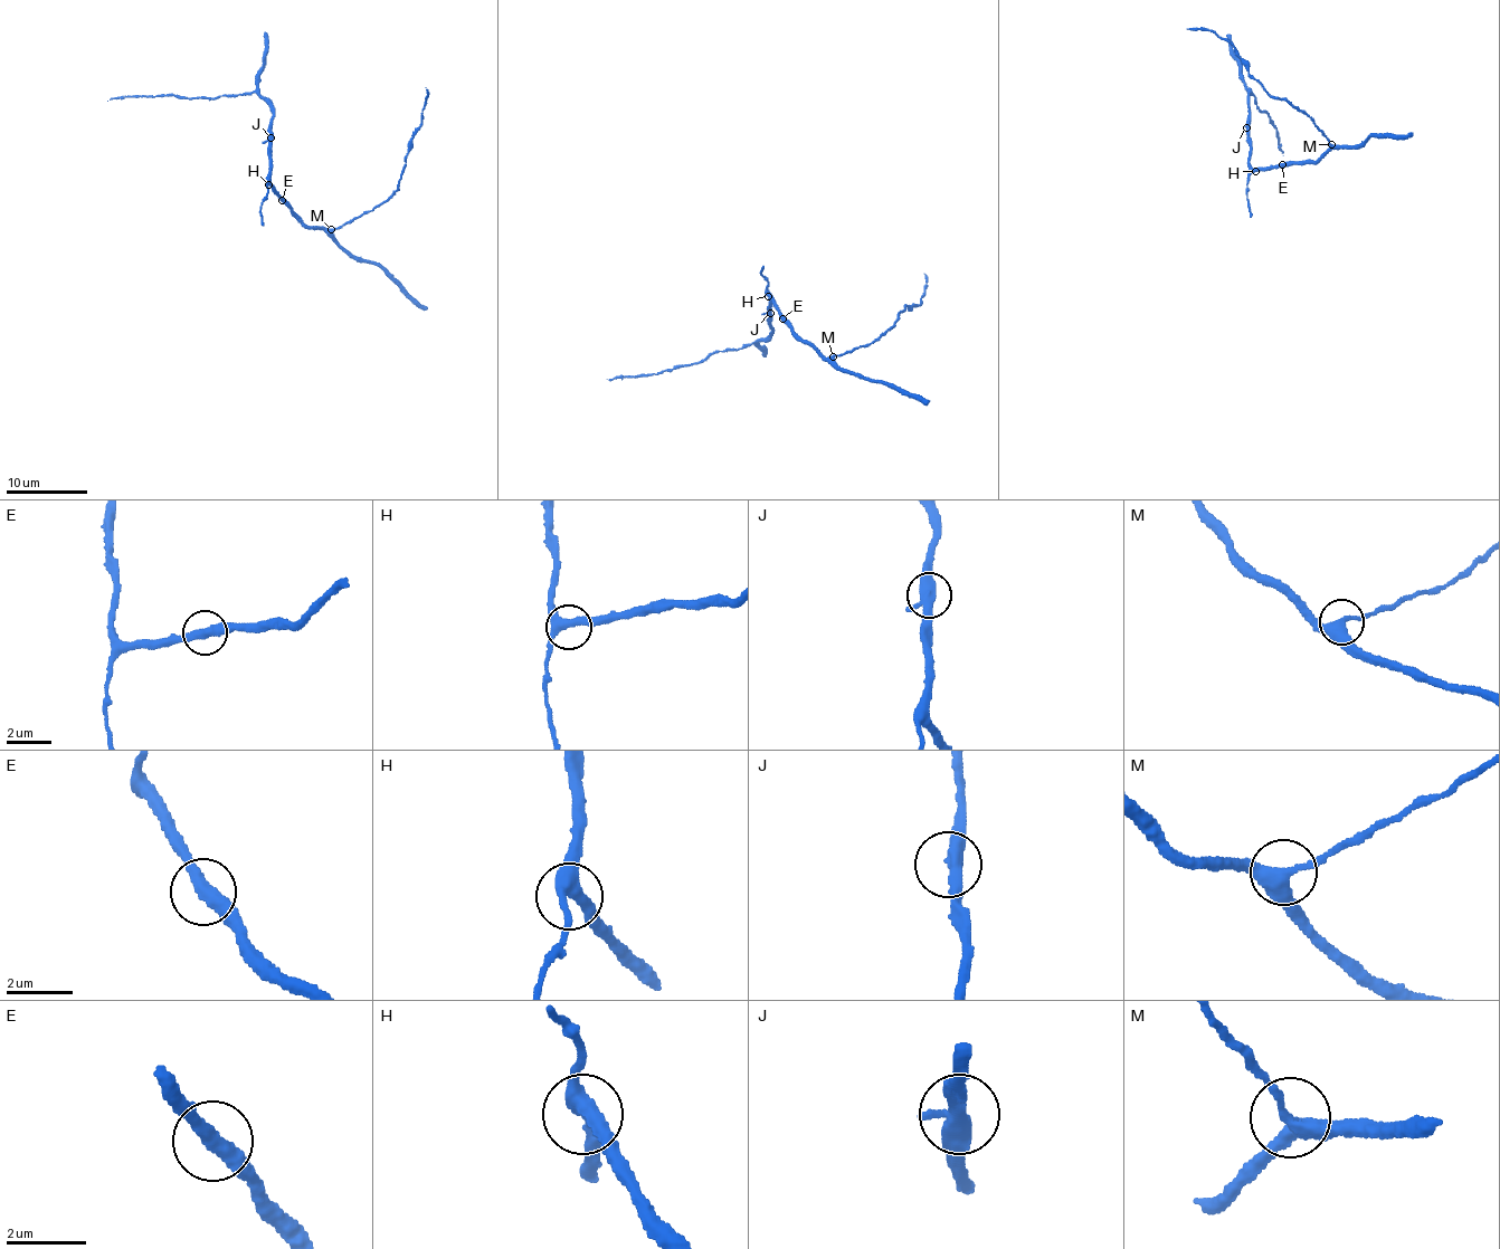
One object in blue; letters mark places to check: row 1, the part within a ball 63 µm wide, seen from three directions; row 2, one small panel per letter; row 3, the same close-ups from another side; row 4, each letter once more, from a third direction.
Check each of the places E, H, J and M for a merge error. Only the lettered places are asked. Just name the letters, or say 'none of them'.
none of them

